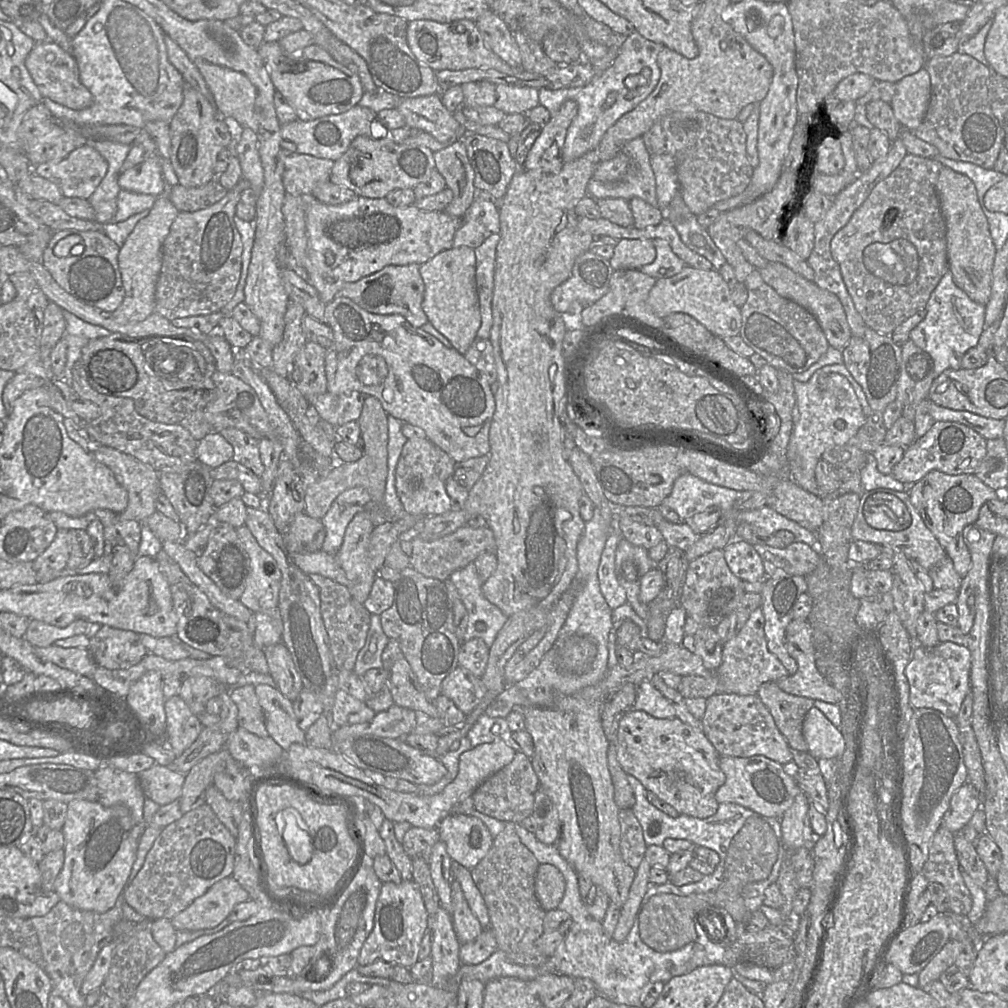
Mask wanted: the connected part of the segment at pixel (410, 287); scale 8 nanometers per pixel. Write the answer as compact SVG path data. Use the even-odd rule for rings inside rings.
M418 264L388 265L383 269L363 277L356 282L346 283L338 296L353 300L360 307L374 314L400 314L414 327L421 327L428 322L423 311L424 282Z

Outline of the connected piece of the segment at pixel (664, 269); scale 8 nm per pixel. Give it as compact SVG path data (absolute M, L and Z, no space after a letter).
M652 240L656 250L655 260L639 270L655 279L668 278L678 274L686 264L672 251L666 240Z

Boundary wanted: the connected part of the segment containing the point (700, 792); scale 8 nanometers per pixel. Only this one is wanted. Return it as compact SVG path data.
M630 709L619 722L617 732L617 760L626 774L632 775L662 801L673 806L680 814L708 818L717 812L716 791L725 782L719 767L717 750L701 729L694 728L677 717L659 719L640 710Z

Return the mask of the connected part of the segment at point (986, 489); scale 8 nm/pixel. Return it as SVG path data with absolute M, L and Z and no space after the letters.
M938 470L928 472L909 487L909 499L920 514L926 527L933 533L953 562L956 572L965 576L971 567L971 554L964 540L964 528L976 522L982 505L1002 496L975 474L949 475Z

